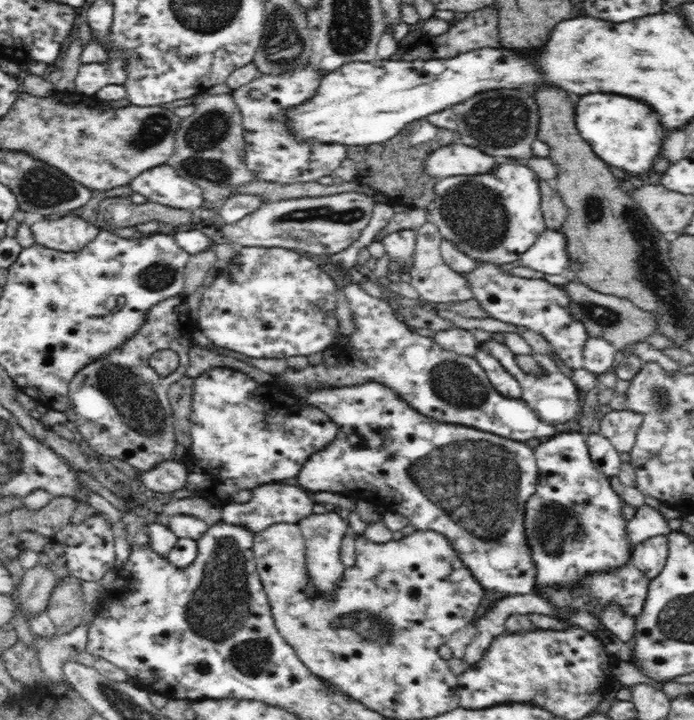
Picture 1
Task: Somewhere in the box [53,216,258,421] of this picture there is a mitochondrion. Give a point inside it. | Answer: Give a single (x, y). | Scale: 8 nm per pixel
(157, 276)

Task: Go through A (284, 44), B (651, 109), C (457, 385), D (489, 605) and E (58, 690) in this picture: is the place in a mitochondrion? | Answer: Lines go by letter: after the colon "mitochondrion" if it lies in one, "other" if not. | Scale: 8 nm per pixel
A: mitochondrion
B: other
C: mitochondrion
D: other
E: other

